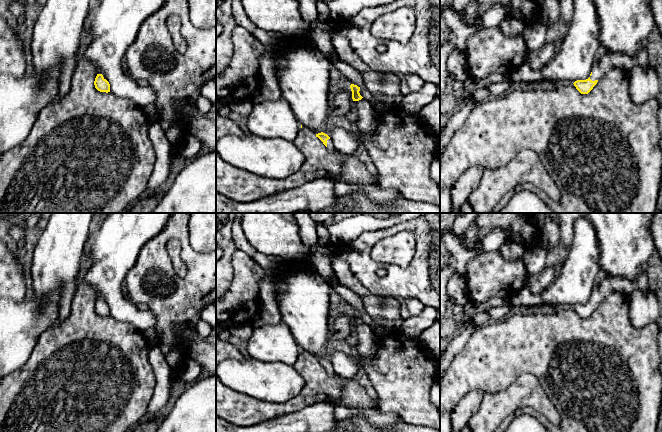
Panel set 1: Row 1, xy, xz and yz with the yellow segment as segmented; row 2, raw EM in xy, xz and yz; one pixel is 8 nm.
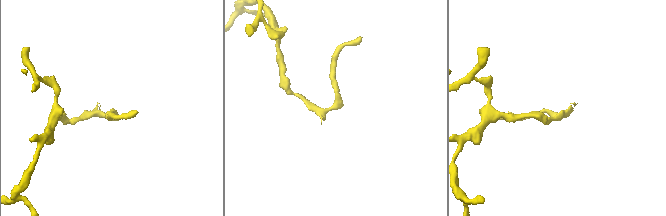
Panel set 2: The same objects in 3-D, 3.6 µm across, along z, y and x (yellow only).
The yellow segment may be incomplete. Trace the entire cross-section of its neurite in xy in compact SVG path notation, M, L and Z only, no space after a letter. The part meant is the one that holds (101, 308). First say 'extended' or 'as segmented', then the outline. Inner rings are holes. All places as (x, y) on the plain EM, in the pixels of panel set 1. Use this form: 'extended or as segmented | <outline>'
as segmented | M97 298L94 305L95 312L100 316L110 316L110 308L102 298Z

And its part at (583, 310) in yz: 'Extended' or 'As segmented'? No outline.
Extended

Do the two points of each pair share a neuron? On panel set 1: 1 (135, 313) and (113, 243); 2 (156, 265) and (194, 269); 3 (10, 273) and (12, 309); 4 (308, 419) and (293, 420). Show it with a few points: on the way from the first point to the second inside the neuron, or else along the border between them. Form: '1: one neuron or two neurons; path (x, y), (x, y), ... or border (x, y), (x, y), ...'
1: one neuron; path (117, 297), (113, 293), (113, 261)
2: one neuron; path (166, 275), (174, 280), (186, 279)
3: two neurons; border (24, 297), (18, 301), (10, 299)
4: one neuron; path (304, 420), (297, 420)

